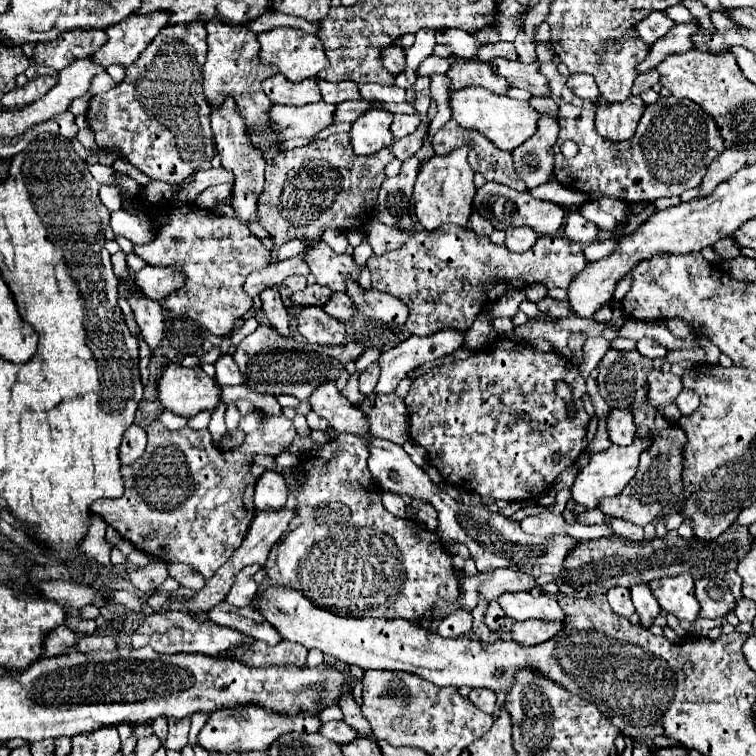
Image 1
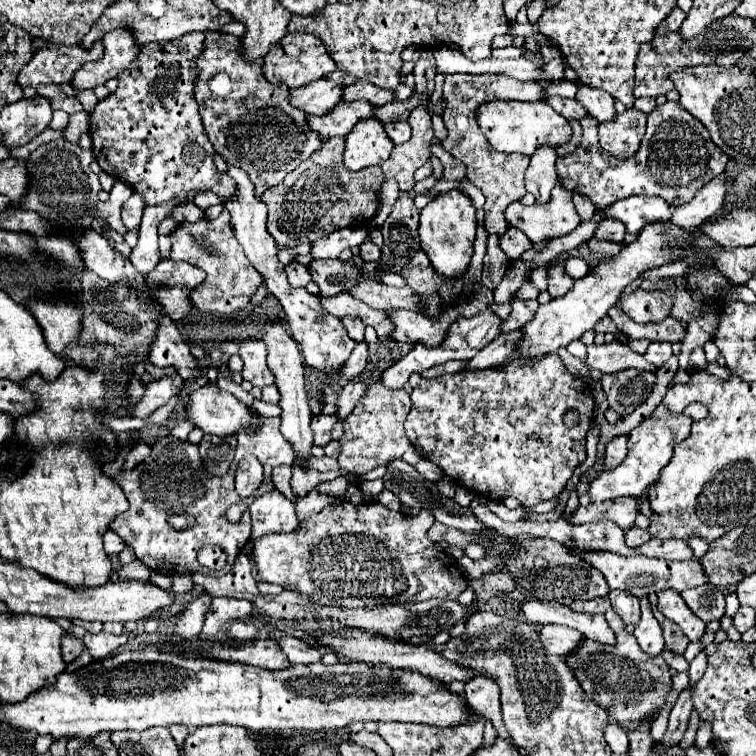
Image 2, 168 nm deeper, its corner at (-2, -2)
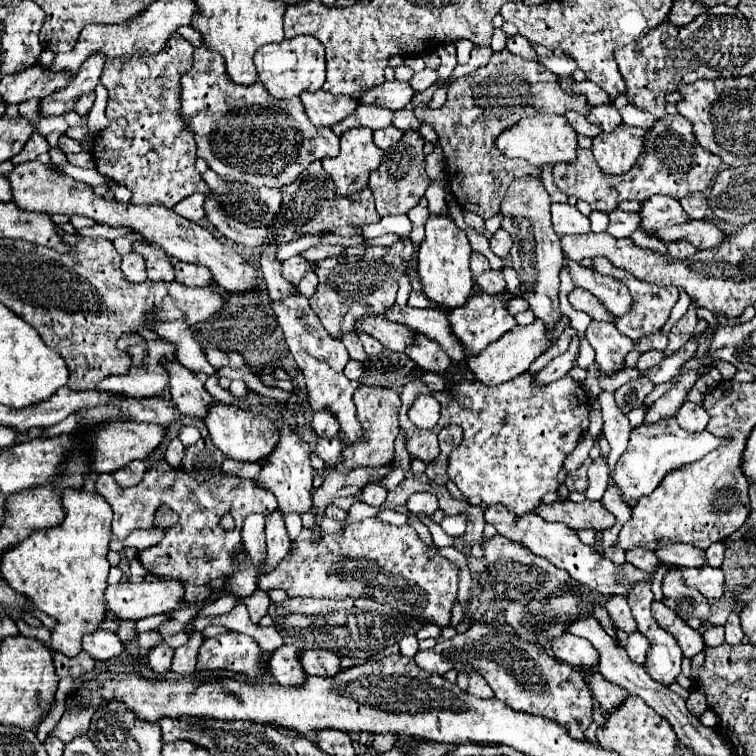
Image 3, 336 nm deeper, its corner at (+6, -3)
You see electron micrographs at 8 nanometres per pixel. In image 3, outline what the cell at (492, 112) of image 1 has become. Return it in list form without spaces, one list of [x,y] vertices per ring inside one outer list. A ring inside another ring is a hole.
[[[534,115],[518,121],[510,129],[504,129],[504,133],[496,139],[496,147],[506,155],[506,157],[522,157],[534,167],[542,165],[556,165],[556,163],[572,163],[576,161],[576,131],[570,127],[564,115]]]

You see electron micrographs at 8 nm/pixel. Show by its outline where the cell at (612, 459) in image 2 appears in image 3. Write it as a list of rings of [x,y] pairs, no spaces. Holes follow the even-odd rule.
[[[598,457],[592,465],[590,465],[590,469],[588,469],[588,481],[590,481],[590,485],[588,485],[588,489],[586,489],[586,499],[592,499],[592,501],[600,501],[602,499],[602,495],[604,495],[604,491],[608,489],[608,473],[610,473],[610,467],[608,467],[608,463],[606,463],[606,459],[604,457]]]

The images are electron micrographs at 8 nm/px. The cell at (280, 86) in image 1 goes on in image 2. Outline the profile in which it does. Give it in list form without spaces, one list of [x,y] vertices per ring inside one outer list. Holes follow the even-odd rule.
[[[320,78],[302,88],[290,90],[290,100],[294,106],[304,108],[304,112],[314,116],[324,116],[334,110],[336,104],[342,102],[342,86],[332,80]]]

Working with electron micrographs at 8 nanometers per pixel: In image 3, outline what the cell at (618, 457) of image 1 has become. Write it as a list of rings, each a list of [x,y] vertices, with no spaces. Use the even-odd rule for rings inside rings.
[[[674,417],[656,421],[654,425],[642,423],[642,425],[632,429],[628,449],[622,453],[622,457],[618,459],[618,463],[612,471],[612,481],[618,487],[620,497],[624,497],[626,501],[638,499],[642,495],[652,493],[668,471],[678,469],[678,467],[682,467],[686,463],[692,463],[696,459],[702,459],[706,453],[710,453],[712,449],[718,449],[724,443],[726,443],[726,439],[716,437],[708,431],[700,431],[700,433],[684,431],[676,423]]]

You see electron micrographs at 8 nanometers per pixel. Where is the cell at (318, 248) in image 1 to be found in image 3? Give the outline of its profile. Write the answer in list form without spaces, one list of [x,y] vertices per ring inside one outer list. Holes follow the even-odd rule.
[[[394,303],[390,309],[386,309],[386,319],[394,321],[394,323],[408,325],[414,331],[426,333],[426,337],[430,337],[430,339],[434,339],[436,343],[442,345],[442,349],[448,353],[448,357],[452,361],[460,363],[462,359],[466,359],[458,339],[452,335],[446,313],[442,309],[434,309],[434,307],[416,309],[416,307],[410,307],[410,305],[400,307],[398,303]]]

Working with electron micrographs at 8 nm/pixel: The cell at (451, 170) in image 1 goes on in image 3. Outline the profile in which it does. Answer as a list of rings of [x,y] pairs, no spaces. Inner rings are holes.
[[[446,213],[440,215],[430,215],[426,221],[426,237],[418,245],[418,273],[420,273],[420,283],[424,285],[424,295],[448,309],[462,307],[468,297],[470,289],[474,285],[468,259],[470,259],[470,243],[466,239],[466,233],[450,219]]]

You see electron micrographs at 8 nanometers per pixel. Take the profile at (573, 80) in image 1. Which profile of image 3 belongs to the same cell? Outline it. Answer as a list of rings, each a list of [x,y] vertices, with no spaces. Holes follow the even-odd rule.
[[[612,103],[606,105],[594,105],[590,107],[590,113],[586,113],[584,117],[588,117],[590,123],[598,125],[602,131],[612,131],[614,127],[618,127],[622,123],[622,117],[618,113],[618,109]]]

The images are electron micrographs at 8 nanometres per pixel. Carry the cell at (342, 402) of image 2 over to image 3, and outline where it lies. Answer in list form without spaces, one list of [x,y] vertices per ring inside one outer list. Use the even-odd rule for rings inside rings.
[[[320,409],[312,417],[312,429],[318,437],[336,437],[338,421],[334,421],[334,413],[330,413],[330,409]]]

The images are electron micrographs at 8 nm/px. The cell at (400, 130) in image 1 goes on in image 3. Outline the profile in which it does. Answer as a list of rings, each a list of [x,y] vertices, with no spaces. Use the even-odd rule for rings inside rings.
[[[386,127],[386,129],[378,129],[378,131],[374,131],[374,143],[380,147],[380,149],[390,149],[390,147],[394,147],[400,139],[402,139],[402,131],[400,129],[396,129],[396,127]]]

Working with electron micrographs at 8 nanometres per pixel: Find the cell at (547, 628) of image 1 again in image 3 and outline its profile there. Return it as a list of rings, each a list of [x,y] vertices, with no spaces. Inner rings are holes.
[[[572,633],[558,635],[556,641],[552,641],[552,653],[556,655],[556,659],[580,669],[590,669],[598,665],[598,651],[592,647],[592,643]]]

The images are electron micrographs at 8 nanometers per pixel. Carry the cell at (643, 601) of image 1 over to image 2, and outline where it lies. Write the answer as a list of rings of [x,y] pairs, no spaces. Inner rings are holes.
[[[642,598],[640,604],[642,604],[642,618],[640,622],[636,624],[636,630],[634,630],[634,636],[642,648],[642,652],[646,652],[648,656],[658,656],[662,654],[664,650],[664,640],[662,640],[662,628],[658,624],[658,620],[654,618],[652,614],[652,608],[646,608],[646,600],[648,598]]]

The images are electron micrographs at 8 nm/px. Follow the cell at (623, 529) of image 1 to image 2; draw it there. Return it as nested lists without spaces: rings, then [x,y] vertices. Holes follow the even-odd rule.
[[[630,528],[630,530],[626,532],[626,544],[628,544],[630,548],[638,548],[638,546],[646,544],[648,540],[650,540],[650,534],[648,534],[648,530]]]

